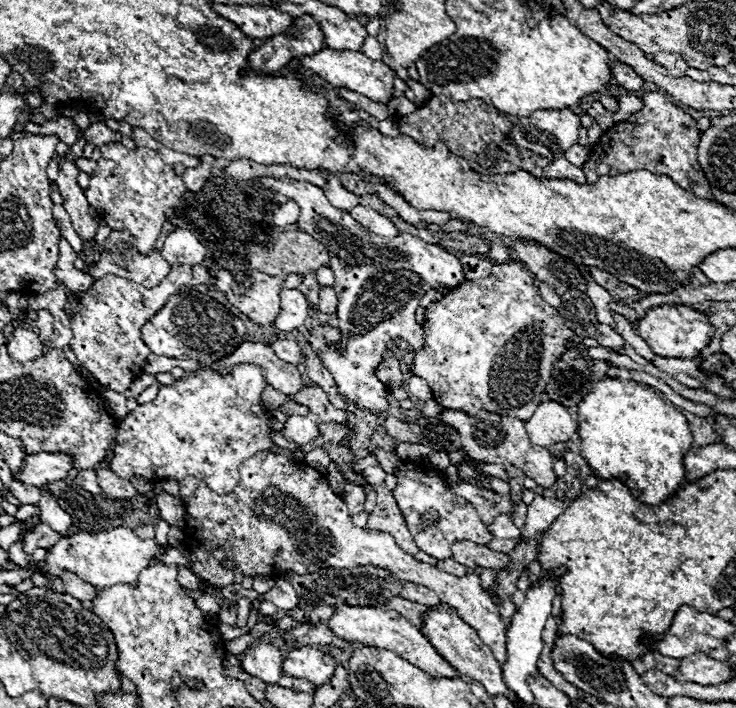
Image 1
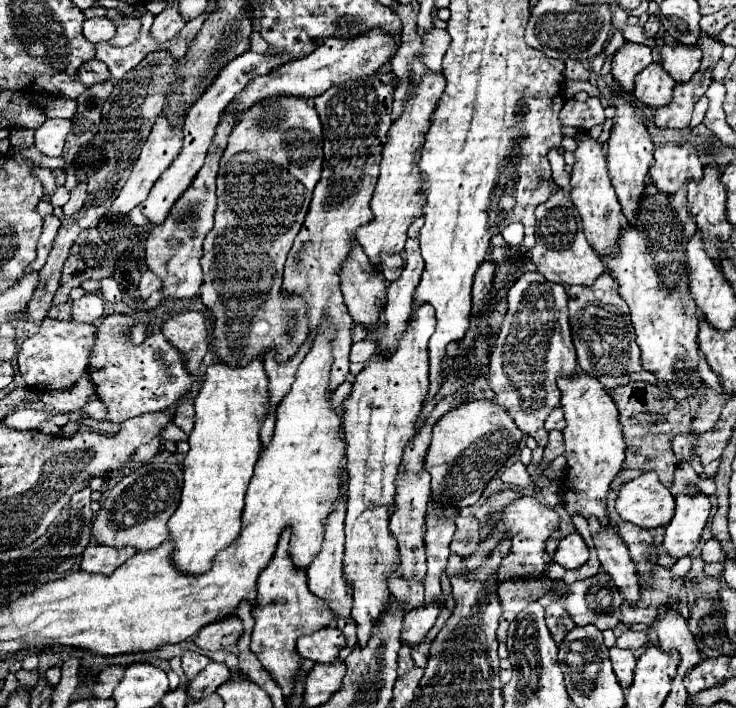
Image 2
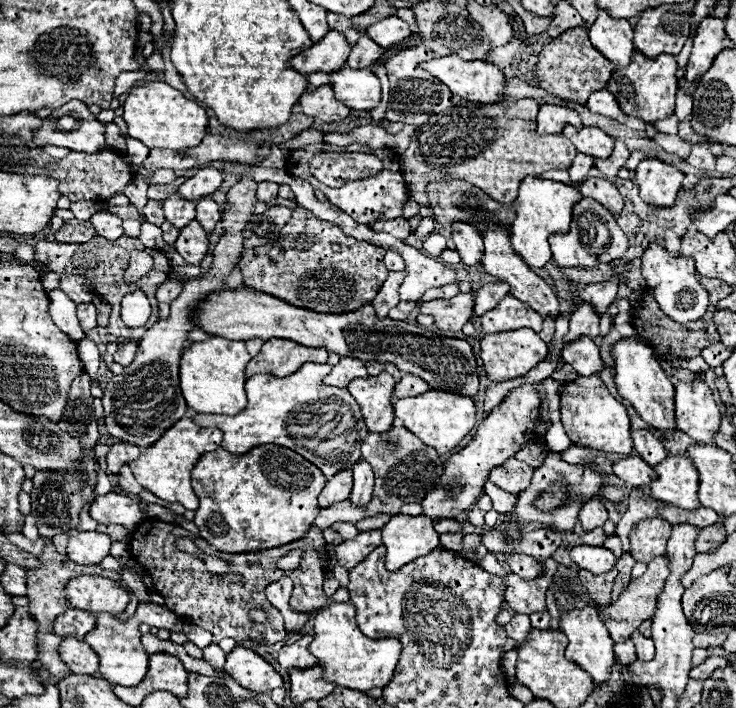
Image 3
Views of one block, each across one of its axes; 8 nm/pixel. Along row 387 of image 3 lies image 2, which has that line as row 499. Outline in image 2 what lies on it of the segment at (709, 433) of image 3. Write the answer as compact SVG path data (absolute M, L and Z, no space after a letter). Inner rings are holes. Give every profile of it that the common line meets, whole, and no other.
M686 490L676 496L676 512L670 524L666 526L666 534L662 544L648 546L648 556L668 554L672 558L688 556L700 542L702 530L710 516L710 500L704 494L688 494Z

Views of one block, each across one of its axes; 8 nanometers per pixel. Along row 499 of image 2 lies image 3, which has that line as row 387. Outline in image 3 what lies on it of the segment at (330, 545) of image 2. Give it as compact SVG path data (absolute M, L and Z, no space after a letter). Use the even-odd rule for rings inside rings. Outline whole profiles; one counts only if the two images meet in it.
M342 358L324 378L324 384L346 388L346 384L350 384L354 378L368 378L364 362L358 358Z

